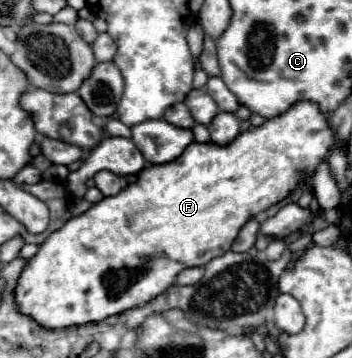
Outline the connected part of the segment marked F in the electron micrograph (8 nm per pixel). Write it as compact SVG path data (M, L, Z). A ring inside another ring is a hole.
M300 100L284 114L268 118L262 126L240 132L226 146L192 142L176 160L142 168L136 182L122 188L116 196L102 198L46 238L18 280L16 302L20 312L32 316L44 328L68 328L100 322L128 308L146 304L172 286L184 268L204 266L208 260L228 252L248 220L278 204L302 182L312 178L318 164L328 158L328 150L334 142L336 136L328 124L328 114L324 114L318 104Z

